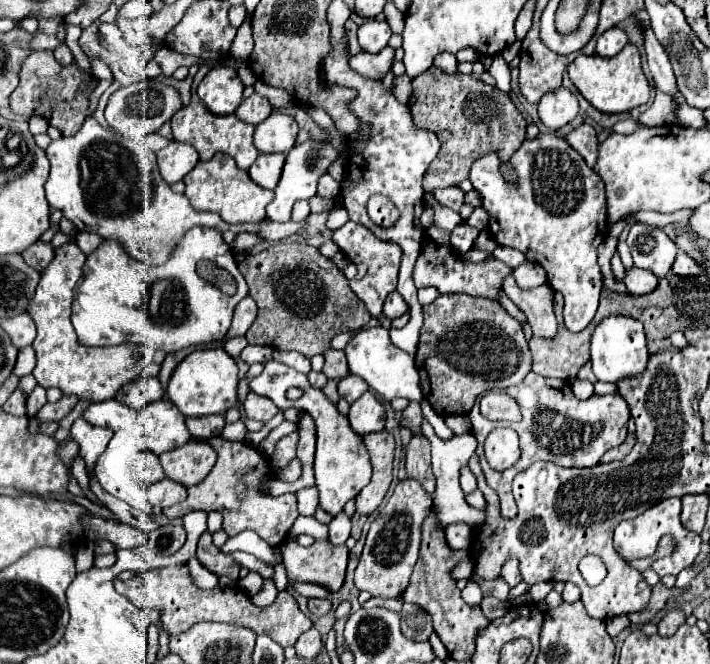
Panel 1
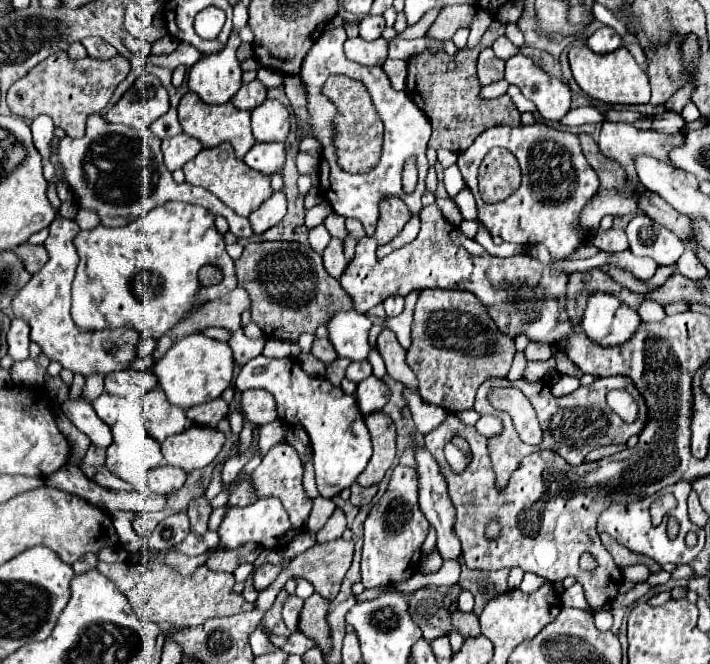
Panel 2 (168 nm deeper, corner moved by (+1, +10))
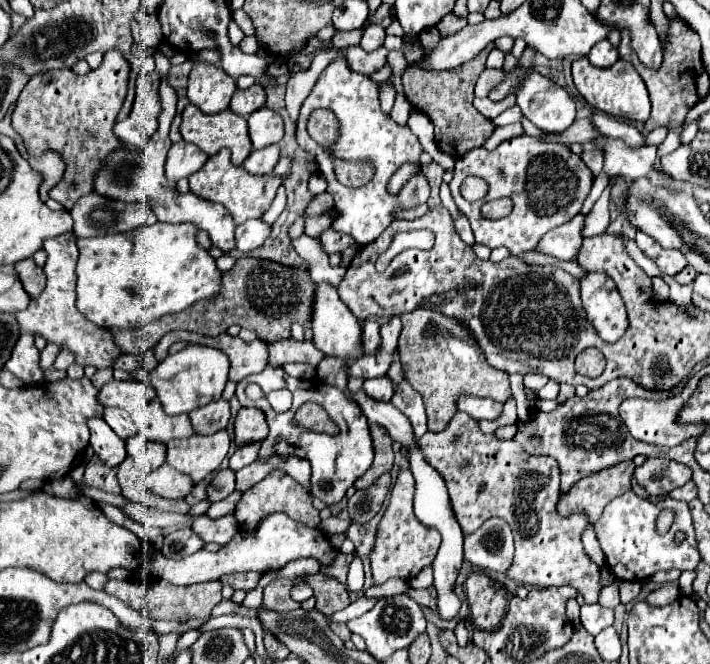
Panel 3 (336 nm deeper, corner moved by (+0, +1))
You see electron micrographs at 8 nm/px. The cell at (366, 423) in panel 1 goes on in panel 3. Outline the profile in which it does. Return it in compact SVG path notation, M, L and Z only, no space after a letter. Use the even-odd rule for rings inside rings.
M377 377L377 379L367 379L363 383L363 391L375 401L391 401L395 389L389 377Z

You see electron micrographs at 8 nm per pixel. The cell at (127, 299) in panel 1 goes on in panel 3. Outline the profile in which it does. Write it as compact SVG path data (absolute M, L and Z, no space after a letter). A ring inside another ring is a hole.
M153 223L137 227L127 233L113 233L105 237L77 239L79 261L77 261L77 309L79 313L95 323L97 327L117 331L117 329L137 329L147 325L167 313L177 313L187 309L199 299L217 297L221 289L221 271L207 249L197 243L197 231L191 223Z

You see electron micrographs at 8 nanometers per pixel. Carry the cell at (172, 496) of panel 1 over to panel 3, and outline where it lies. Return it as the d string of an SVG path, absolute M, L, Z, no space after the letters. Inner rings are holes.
M167 463L161 465L157 471L149 473L145 477L145 485L155 495L167 499L183 499L193 489L191 477L187 477L177 469L171 469Z

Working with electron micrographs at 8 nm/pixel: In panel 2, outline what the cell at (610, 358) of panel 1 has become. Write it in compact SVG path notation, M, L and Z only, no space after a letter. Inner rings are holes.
M592 292L582 316L584 332L604 348L624 344L640 322L636 310L608 292Z

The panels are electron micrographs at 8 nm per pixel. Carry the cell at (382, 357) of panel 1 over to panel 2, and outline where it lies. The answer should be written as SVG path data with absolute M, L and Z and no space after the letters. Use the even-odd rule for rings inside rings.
M356 310L334 312L326 324L328 340L332 342L338 356L348 360L366 360L370 346L368 346L368 330L372 322L366 314Z

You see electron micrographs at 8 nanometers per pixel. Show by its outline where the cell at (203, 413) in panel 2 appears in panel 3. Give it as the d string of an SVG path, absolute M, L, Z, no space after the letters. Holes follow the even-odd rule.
M219 399L215 403L209 403L205 407L199 407L189 413L191 423L195 433L201 435L211 435L215 431L221 431L227 427L227 421L231 417L229 413L229 403L225 399Z

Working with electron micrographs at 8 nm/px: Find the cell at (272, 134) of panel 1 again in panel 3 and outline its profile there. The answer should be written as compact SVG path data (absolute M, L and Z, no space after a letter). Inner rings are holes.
M261 107L259 111L251 113L247 123L249 123L249 137L255 149L269 147L283 139L283 119L279 113L267 107Z

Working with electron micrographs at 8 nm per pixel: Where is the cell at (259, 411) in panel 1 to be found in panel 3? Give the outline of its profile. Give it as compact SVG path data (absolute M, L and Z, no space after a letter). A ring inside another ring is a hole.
M241 407L235 417L235 441L237 445L263 441L267 437L267 419L261 409Z

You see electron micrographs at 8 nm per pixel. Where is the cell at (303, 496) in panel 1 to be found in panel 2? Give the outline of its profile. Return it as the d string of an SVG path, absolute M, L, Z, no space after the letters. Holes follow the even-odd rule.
M318 496L316 500L314 500L314 508L312 508L312 514L310 514L310 520L308 520L308 528L312 530L312 532L318 532L326 522L328 522L328 518L332 516L332 512L334 512L334 502L332 500L326 500L326 498L322 498L322 496Z

